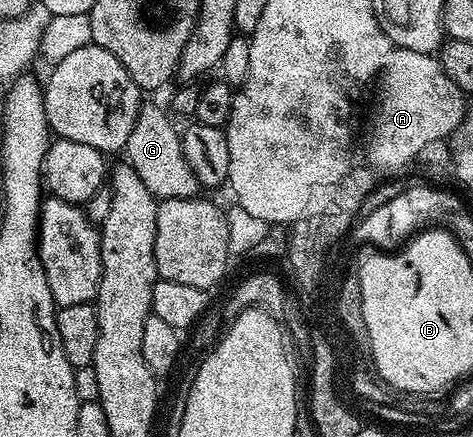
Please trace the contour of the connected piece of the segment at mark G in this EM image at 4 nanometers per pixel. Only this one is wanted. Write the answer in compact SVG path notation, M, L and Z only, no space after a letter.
M141 103L134 130L130 130L130 138L123 150L126 163L135 170L138 178L142 178L142 182L146 182L146 190L160 200L197 195L201 187L198 178L194 178L194 170L190 170L190 162L186 162L186 154L182 154L181 129L176 129L177 121L165 112L156 104Z

